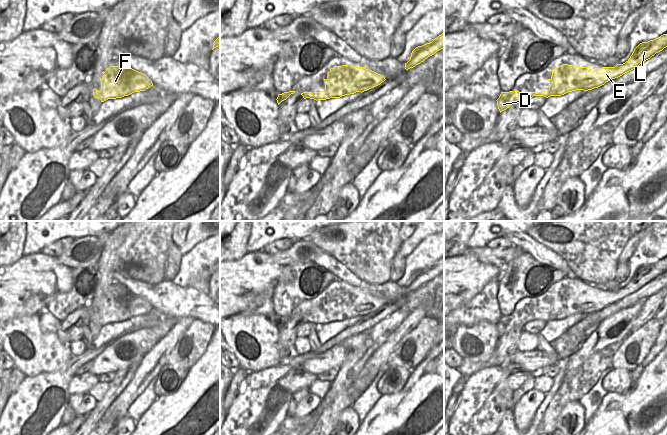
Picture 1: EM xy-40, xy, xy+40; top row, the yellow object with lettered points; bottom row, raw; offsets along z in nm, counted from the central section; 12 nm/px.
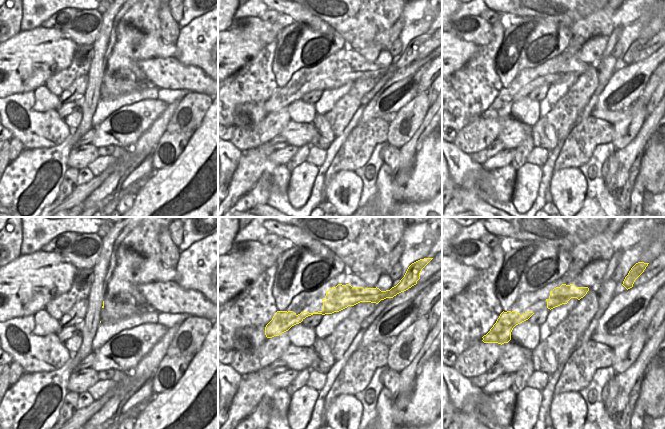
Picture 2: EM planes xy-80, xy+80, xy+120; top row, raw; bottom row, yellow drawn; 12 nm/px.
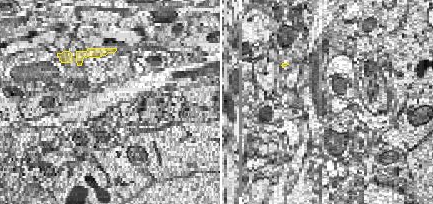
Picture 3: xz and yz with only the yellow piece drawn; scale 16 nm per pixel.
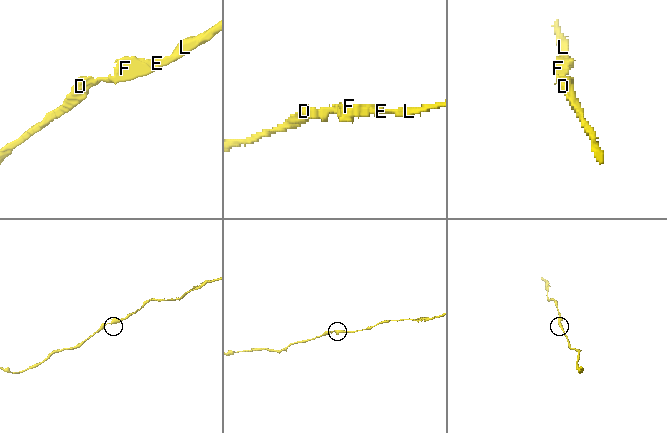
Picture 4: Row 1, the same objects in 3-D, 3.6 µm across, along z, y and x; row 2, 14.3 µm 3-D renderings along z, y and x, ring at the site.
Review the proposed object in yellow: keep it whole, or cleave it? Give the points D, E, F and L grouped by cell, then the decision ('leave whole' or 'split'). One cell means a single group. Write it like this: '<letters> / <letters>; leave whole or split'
D E F L; leave whole

